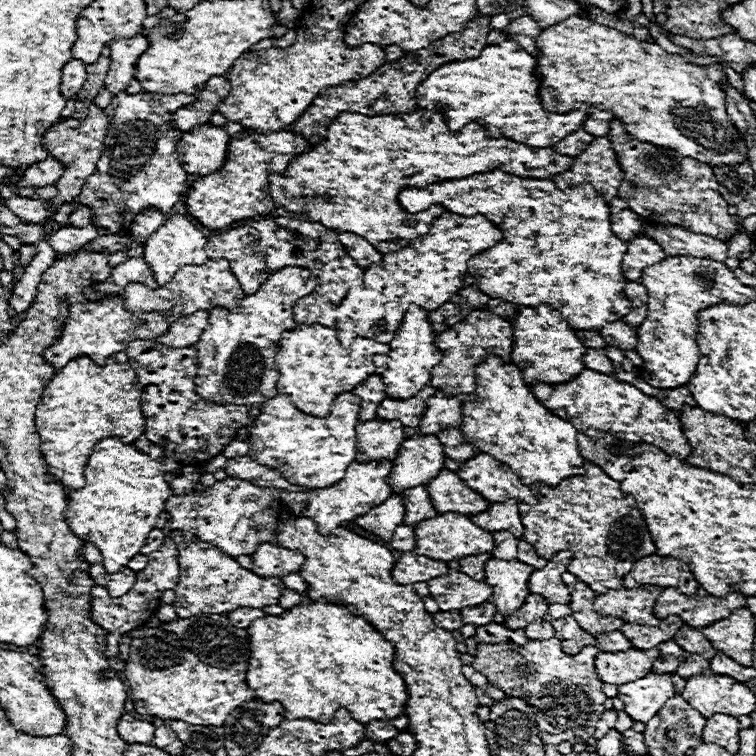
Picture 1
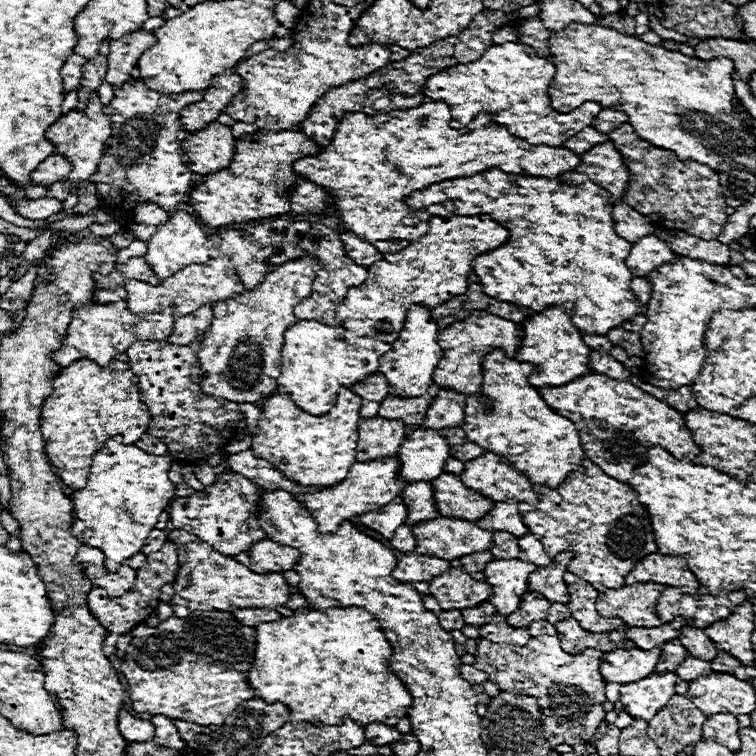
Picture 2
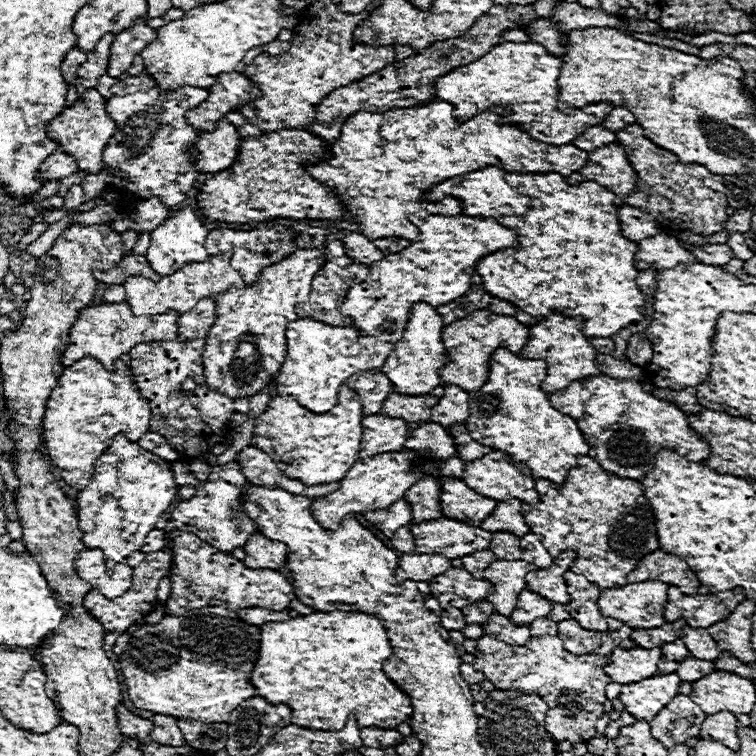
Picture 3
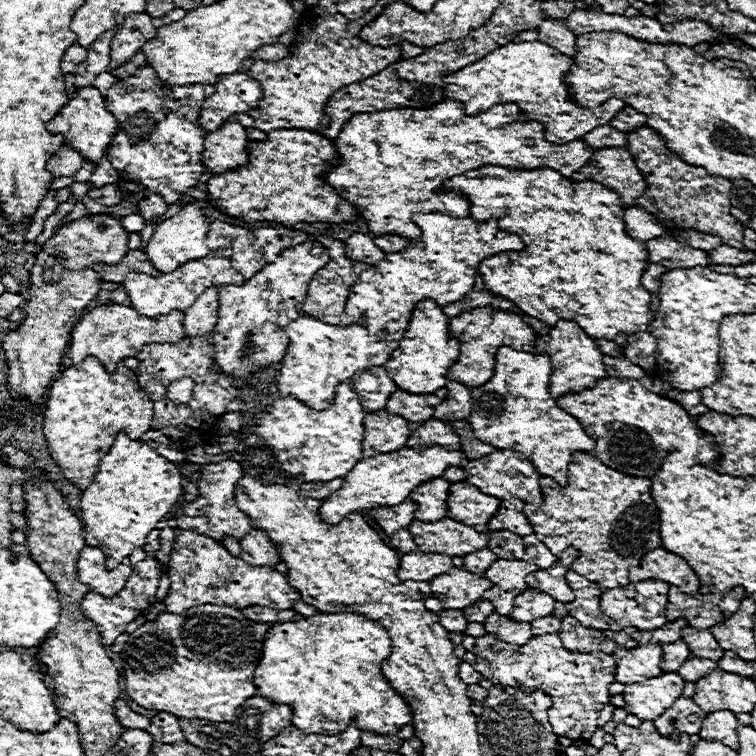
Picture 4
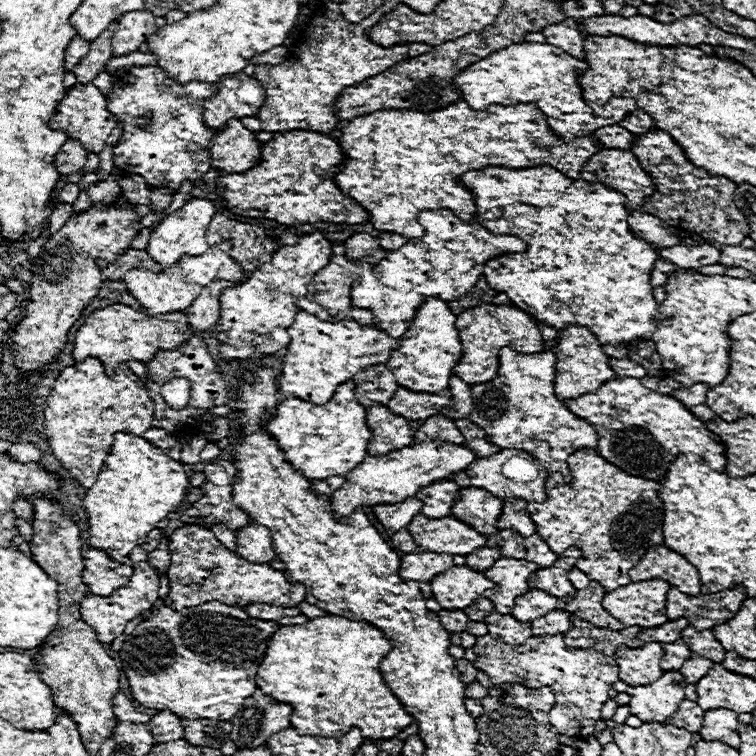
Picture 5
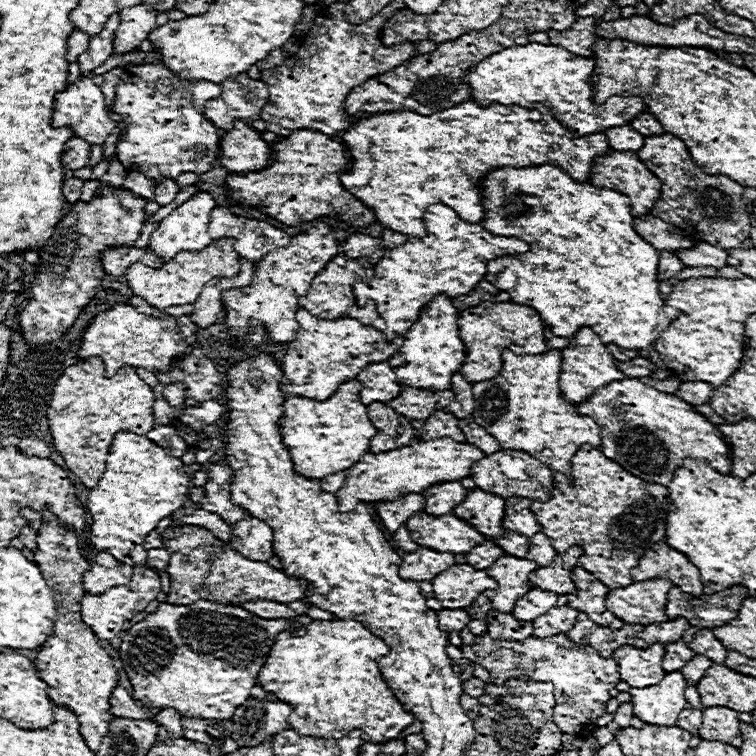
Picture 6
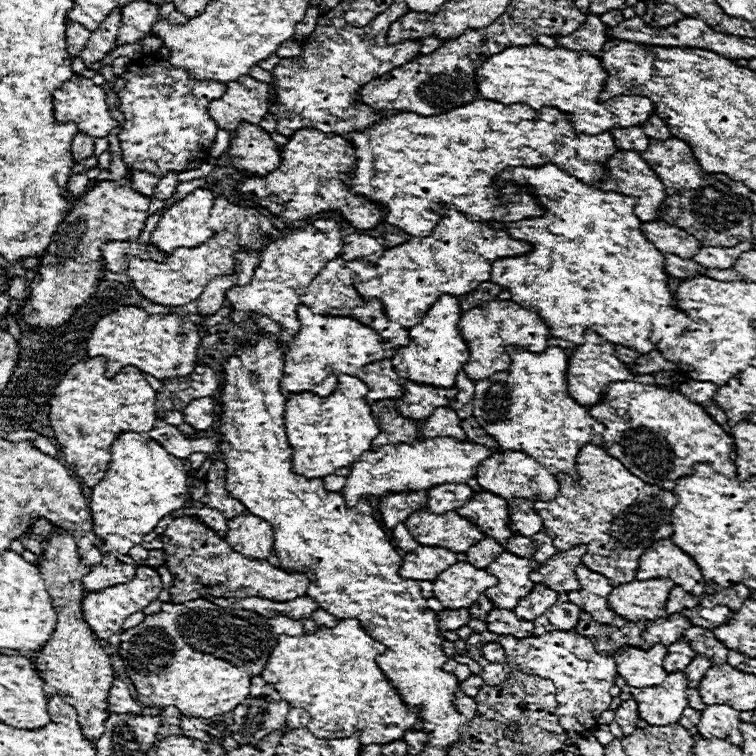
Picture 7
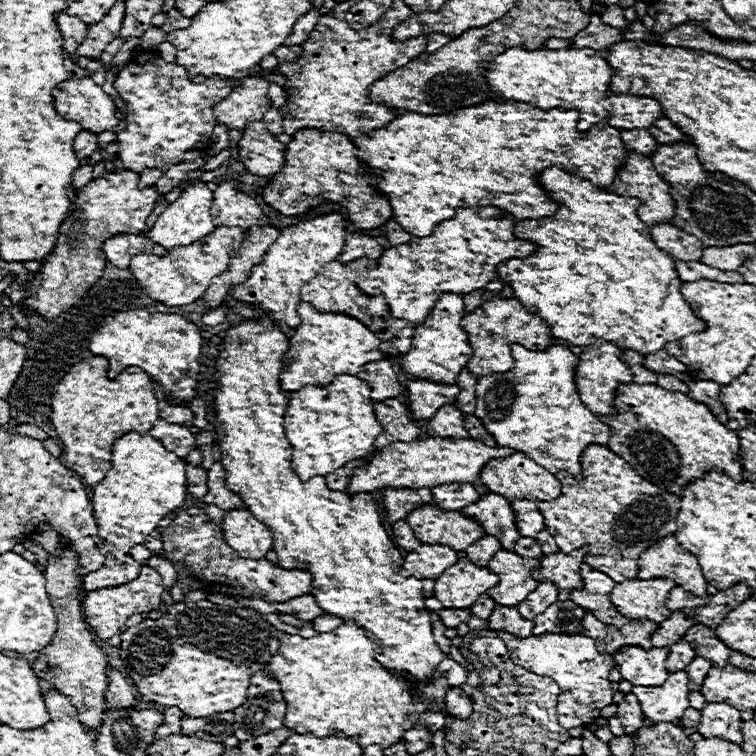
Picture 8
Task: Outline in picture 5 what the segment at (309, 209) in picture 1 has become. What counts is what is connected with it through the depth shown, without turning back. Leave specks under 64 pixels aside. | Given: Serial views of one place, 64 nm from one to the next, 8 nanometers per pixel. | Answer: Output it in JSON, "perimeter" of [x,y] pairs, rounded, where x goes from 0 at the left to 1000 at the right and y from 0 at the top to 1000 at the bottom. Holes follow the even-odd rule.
{"perimeter":[[[614,132],[566,151],[503,146],[474,153],[450,169],[444,185],[458,209],[444,246],[489,280],[497,304],[519,304],[537,315],[561,312],[561,302],[553,296],[558,278],[587,272],[614,291],[632,286],[627,257],[606,241],[614,228],[646,220],[706,222],[728,217],[751,235],[767,235],[778,209],[799,196],[786,180],[743,188],[709,140],[651,138],[646,146],[624,146]]]}

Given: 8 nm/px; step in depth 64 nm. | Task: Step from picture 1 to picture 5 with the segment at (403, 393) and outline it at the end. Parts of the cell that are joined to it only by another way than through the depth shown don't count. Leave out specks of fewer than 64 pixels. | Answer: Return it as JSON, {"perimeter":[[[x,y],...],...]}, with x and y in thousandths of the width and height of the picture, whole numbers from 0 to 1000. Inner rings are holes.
{"perimeter":[[[566,394],[550,413],[550,421],[542,429],[542,437],[529,450],[529,460],[519,466],[519,474],[511,479],[513,489],[524,497],[524,505],[540,516],[550,519],[582,519],[593,513],[598,487],[611,474],[611,452],[606,447],[603,418],[593,407],[593,399],[582,394]]]}

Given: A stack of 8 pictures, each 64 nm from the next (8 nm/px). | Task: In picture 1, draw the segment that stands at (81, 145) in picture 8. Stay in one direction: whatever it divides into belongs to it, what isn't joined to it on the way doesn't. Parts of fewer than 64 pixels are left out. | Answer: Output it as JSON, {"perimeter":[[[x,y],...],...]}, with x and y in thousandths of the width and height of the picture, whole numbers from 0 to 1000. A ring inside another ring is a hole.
{"perimeter":[[[63,206],[58,214],[50,214],[48,220],[40,220],[34,225],[34,230],[19,233],[24,246],[45,246],[45,249],[58,249],[66,246],[71,241],[77,241],[77,235],[85,230],[85,217],[77,214],[74,209]]]}

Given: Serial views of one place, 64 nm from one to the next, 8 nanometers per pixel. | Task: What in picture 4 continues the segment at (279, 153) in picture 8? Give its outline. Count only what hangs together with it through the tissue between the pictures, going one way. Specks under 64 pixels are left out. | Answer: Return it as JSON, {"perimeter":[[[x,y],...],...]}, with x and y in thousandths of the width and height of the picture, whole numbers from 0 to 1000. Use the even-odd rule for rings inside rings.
{"perimeter":[[[310,159],[296,161],[291,172],[283,172],[280,177],[275,175],[270,183],[270,220],[283,230],[325,220],[328,188],[331,180],[323,167]]]}

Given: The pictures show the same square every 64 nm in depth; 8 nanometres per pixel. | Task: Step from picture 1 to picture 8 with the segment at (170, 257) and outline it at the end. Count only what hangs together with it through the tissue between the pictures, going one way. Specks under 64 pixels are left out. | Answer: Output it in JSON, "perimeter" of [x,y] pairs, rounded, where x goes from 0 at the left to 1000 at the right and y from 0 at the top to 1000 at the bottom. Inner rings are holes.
{"perimeter":[[[257,241],[251,243],[246,251],[238,254],[238,262],[230,265],[204,294],[201,304],[196,307],[196,312],[201,315],[201,320],[217,325],[220,331],[225,331],[228,325],[249,325],[251,320],[265,317],[270,310],[278,310],[283,304],[280,296],[280,286],[278,286],[278,272],[280,272],[280,249],[275,249],[272,241]]]}

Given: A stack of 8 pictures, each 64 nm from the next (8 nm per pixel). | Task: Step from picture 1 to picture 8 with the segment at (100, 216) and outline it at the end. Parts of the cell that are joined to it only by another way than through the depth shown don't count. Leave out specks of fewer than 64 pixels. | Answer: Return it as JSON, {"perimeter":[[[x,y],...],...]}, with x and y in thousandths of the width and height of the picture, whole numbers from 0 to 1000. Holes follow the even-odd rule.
{"perimeter":[[[205,67],[188,69],[169,82],[153,98],[151,116],[167,135],[169,153],[167,169],[156,177],[156,209],[167,225],[177,228],[190,222],[220,228],[243,212],[246,198],[272,198],[286,167],[280,143],[304,124],[302,106],[280,101],[270,111],[257,111],[243,87],[217,82]]]}

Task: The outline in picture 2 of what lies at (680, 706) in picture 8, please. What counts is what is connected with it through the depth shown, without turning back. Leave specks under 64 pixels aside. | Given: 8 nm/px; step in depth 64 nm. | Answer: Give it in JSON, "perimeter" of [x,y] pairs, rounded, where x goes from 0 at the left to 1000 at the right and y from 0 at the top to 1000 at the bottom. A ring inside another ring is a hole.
{"perimeter":[[[860,892],[857,897],[836,905],[825,905],[820,910],[820,929],[825,931],[825,939],[844,950],[860,955],[868,942],[881,934],[884,923],[894,918],[894,892]]]}

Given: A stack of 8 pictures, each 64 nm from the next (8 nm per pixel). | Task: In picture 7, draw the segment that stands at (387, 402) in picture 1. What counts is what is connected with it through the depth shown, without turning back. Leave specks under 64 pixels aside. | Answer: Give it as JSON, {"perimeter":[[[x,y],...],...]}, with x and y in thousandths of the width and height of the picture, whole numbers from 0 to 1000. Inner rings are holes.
{"perimeter":[[[534,505],[534,524],[524,529],[526,542],[542,553],[542,556],[563,556],[577,540],[593,537],[606,516],[603,513],[577,513],[566,508],[550,508],[550,505]]]}

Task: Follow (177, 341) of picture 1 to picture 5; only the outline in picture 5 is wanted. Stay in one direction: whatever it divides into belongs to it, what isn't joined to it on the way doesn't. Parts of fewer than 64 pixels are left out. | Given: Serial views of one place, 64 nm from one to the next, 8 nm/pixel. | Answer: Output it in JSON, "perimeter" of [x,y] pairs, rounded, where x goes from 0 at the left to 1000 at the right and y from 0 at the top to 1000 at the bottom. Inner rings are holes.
{"perimeter":[[[323,362],[317,373],[280,370],[275,378],[270,378],[270,384],[265,386],[265,394],[259,394],[259,399],[251,405],[251,410],[246,410],[246,418],[249,418],[254,437],[272,439],[280,431],[286,431],[291,423],[291,402],[288,402],[291,386],[302,378],[317,378],[325,370],[328,370],[328,362]]]}

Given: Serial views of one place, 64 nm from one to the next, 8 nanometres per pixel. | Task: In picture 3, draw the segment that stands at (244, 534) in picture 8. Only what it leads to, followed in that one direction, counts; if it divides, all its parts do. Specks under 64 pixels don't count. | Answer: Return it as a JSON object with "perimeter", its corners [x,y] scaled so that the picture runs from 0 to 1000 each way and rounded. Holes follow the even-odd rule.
{"perimeter":[[[333,706],[333,712],[325,714],[323,720],[323,730],[325,738],[323,743],[328,743],[328,749],[339,751],[339,749],[354,749],[360,754],[368,754],[378,746],[378,733],[381,725],[365,714],[354,714],[349,706]]]}

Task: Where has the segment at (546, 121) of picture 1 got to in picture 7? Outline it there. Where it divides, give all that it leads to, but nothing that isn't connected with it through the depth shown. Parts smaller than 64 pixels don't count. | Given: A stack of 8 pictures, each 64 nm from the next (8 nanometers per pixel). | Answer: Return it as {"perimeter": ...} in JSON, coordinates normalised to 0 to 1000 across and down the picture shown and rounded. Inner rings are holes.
{"perimeter":[[[714,58],[669,63],[667,69],[646,77],[630,95],[638,130],[661,138],[693,135],[704,143],[725,140],[746,146],[746,151],[757,151],[757,164],[765,177],[786,177],[815,167],[847,167],[865,151],[868,140],[854,127],[812,127],[794,135],[802,103],[804,95],[796,90],[791,74],[775,69],[765,71],[749,63],[720,63]]]}

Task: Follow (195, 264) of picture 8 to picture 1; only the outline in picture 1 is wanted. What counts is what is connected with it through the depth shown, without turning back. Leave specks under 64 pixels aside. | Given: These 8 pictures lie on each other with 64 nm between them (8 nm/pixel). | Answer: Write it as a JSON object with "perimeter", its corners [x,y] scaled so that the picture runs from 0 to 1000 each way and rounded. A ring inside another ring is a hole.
{"perimeter":[[[299,341],[291,344],[275,344],[272,349],[265,352],[243,352],[241,357],[235,357],[225,373],[220,373],[217,378],[201,384],[185,373],[172,373],[164,381],[164,407],[172,413],[212,413],[230,421],[241,421],[249,418],[259,410],[280,410],[286,405],[304,405],[310,397],[323,394],[323,386],[317,381],[317,373],[312,370],[312,365],[304,357],[304,347]]]}

